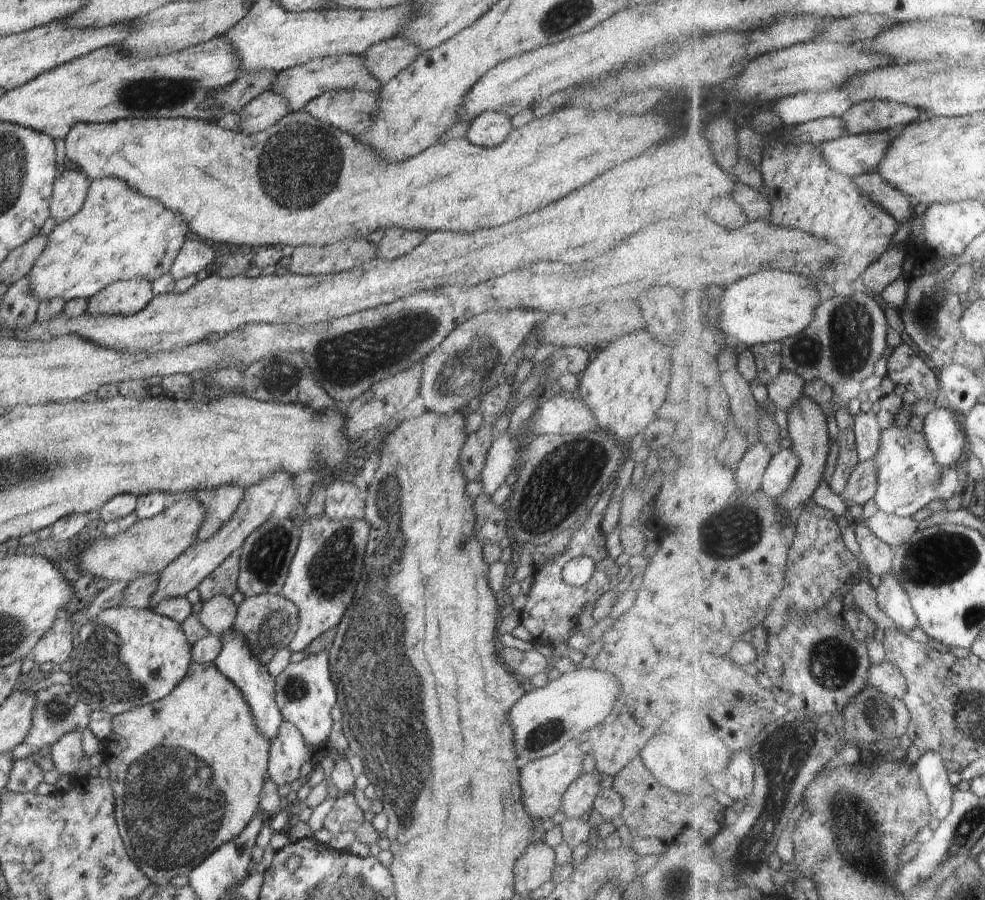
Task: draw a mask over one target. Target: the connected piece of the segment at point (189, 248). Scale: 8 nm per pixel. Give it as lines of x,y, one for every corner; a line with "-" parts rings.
188,239
180,249
174,264
171,266
170,274
175,280
197,275
200,270
209,270
213,264
216,254
212,247
200,239

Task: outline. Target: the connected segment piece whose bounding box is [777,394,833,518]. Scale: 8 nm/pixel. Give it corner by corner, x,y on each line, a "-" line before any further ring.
804,394
800,400
794,405
794,408
788,414
788,428
790,437
793,440
792,448
802,457
802,466
797,479
794,481
793,487
783,497
777,501
791,515
798,515
801,507
808,498
813,498
824,479
824,470
828,464
828,456
830,456
830,446
833,440
830,438
830,428
828,428
828,417
826,410
822,409
822,405
813,398

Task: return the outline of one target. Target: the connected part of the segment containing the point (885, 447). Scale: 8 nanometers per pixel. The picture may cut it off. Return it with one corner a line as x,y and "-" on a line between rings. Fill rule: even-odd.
896,421
883,430
882,446
877,456
877,463
880,469
880,486
874,498
875,502
879,510
901,517
914,517
914,514
924,510
930,502
934,502
936,499
945,501
954,498
956,494
962,495
966,490
967,478
969,477
964,462
954,467
945,467
937,461
924,428
916,430
909,424

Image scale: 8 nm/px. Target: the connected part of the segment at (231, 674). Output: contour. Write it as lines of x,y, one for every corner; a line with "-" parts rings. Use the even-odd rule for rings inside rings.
228,629
220,636
222,648
220,654
214,659
214,664
228,677
244,695
250,705
252,714
260,732
269,742
278,734
278,727
284,720
275,701
275,678
268,673
267,666
260,662
250,650
245,636
236,629

